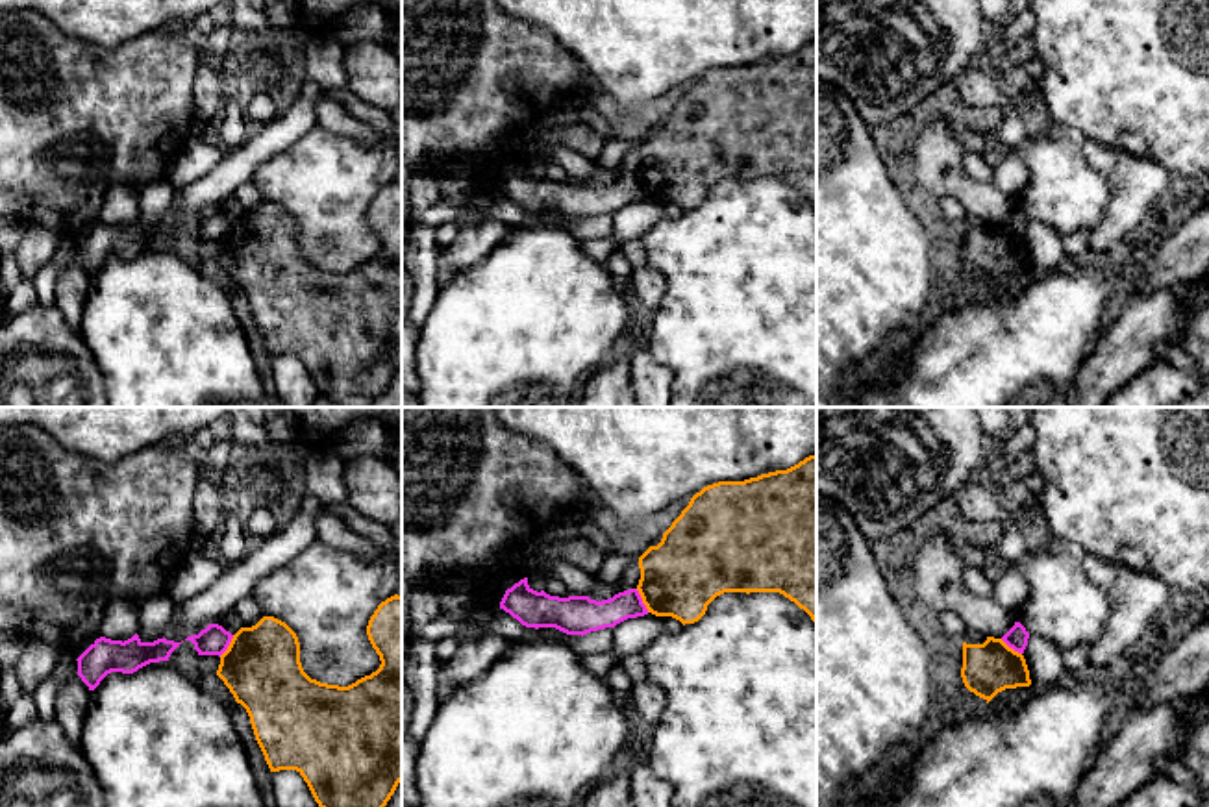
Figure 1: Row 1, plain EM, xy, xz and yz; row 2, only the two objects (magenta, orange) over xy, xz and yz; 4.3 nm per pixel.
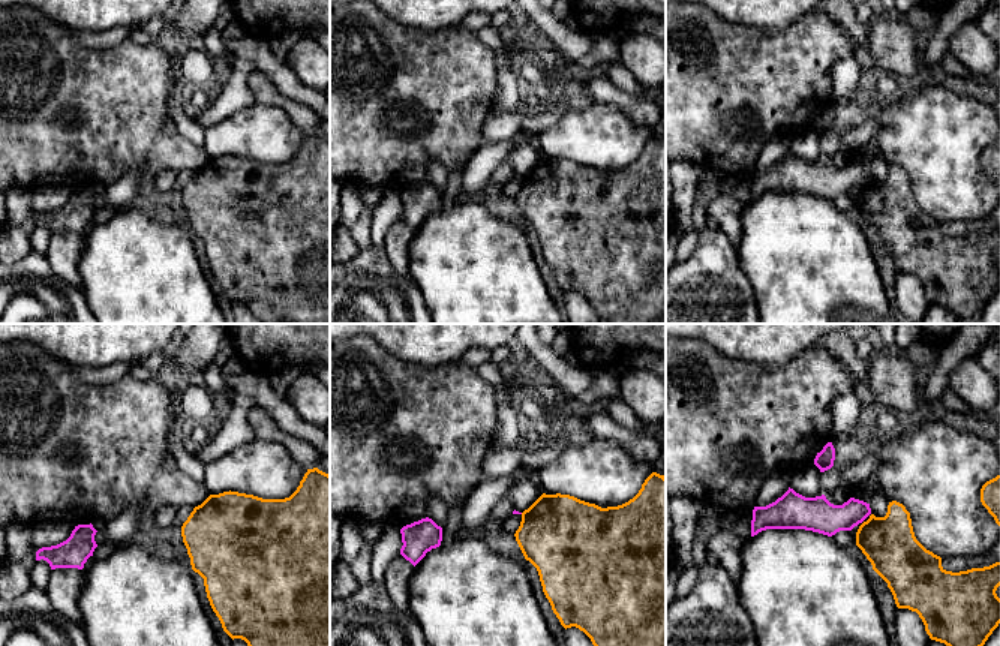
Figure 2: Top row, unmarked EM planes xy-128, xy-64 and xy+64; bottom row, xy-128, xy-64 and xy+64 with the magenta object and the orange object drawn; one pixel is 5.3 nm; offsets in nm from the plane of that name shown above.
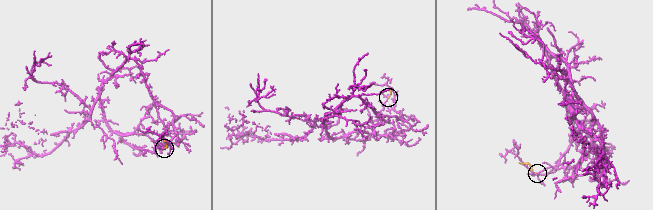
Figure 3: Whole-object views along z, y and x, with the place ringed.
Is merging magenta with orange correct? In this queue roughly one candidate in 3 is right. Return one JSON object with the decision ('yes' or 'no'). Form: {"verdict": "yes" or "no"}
{"verdict": "no"}

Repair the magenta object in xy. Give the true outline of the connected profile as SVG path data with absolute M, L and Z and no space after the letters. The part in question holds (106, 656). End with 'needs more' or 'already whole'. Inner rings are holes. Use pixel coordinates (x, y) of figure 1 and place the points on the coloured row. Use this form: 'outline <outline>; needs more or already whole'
outline M137 633L124 642L100 637L76 659L78 676L94 690L111 672L133 674L150 663L168 661L180 644L165 637L143 642Z; already whole

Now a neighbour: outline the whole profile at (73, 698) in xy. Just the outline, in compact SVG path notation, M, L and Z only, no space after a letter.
M78 674L61 683L56 698L56 722L74 746L80 746L89 701L91 690Z

